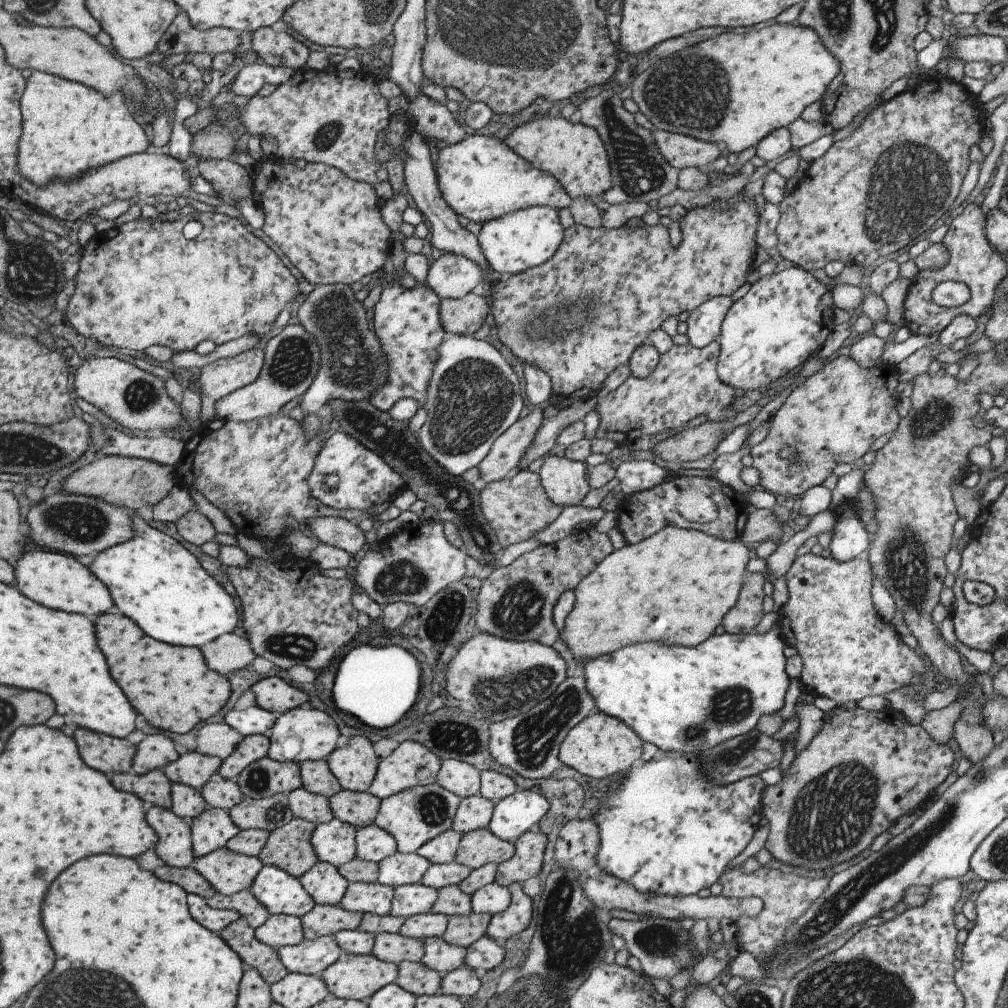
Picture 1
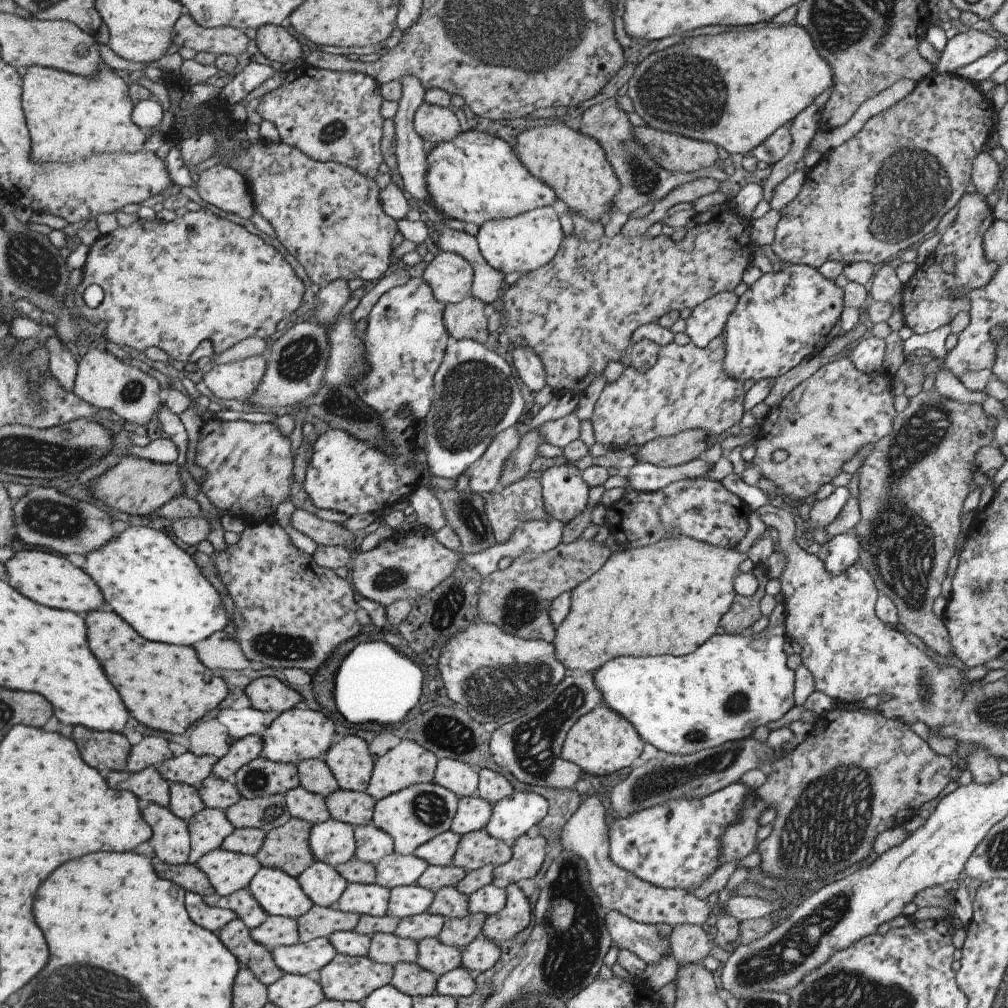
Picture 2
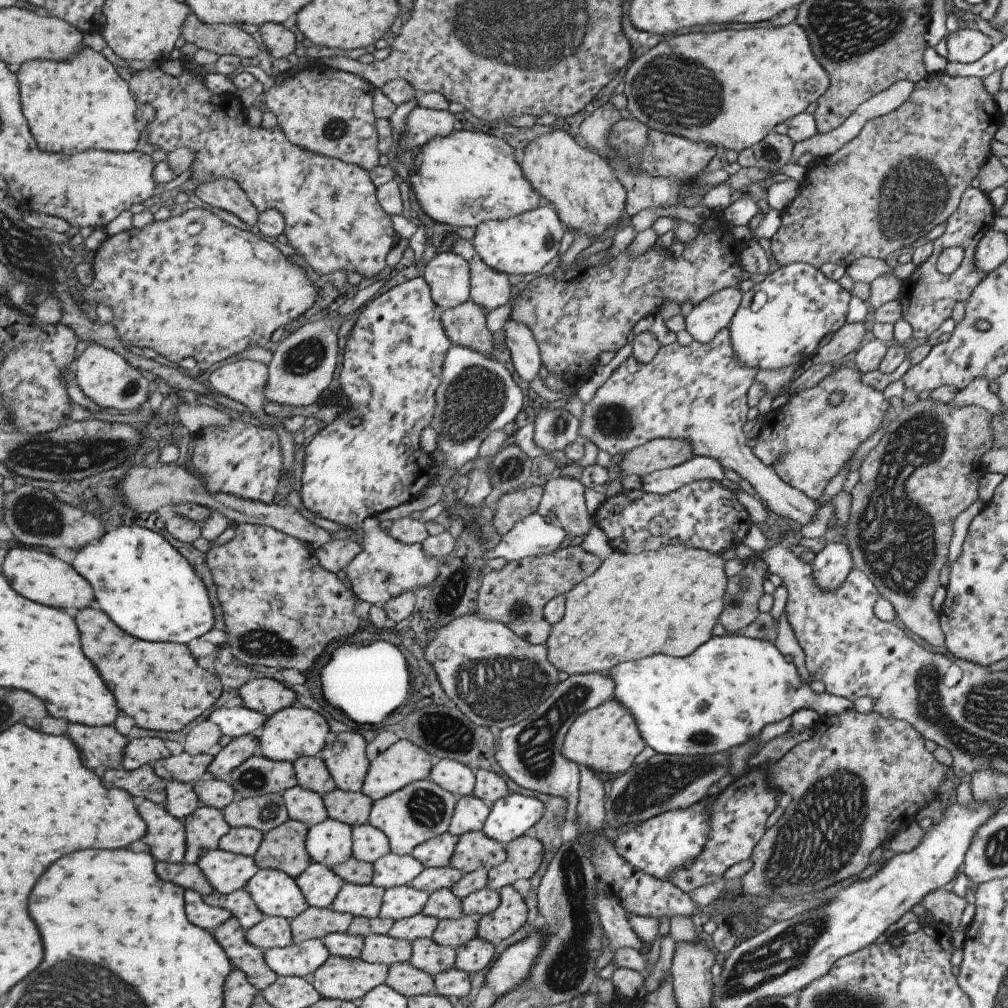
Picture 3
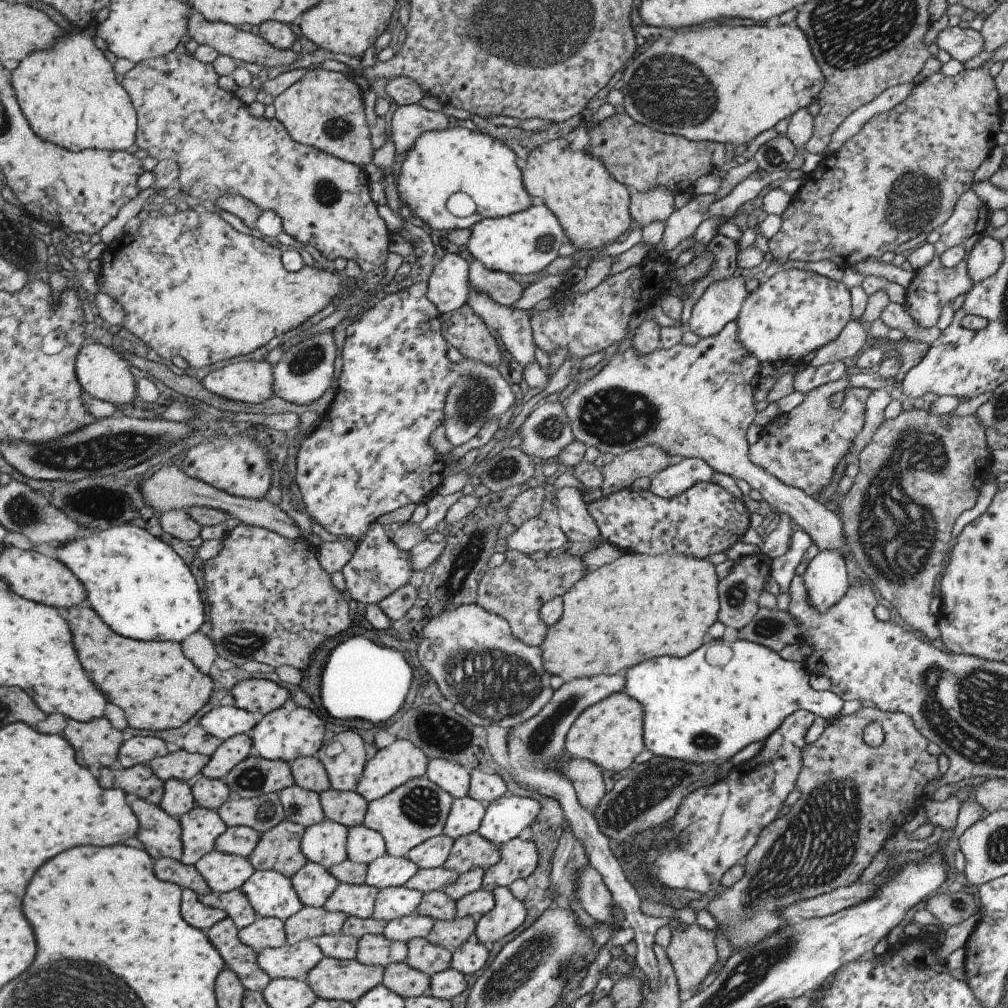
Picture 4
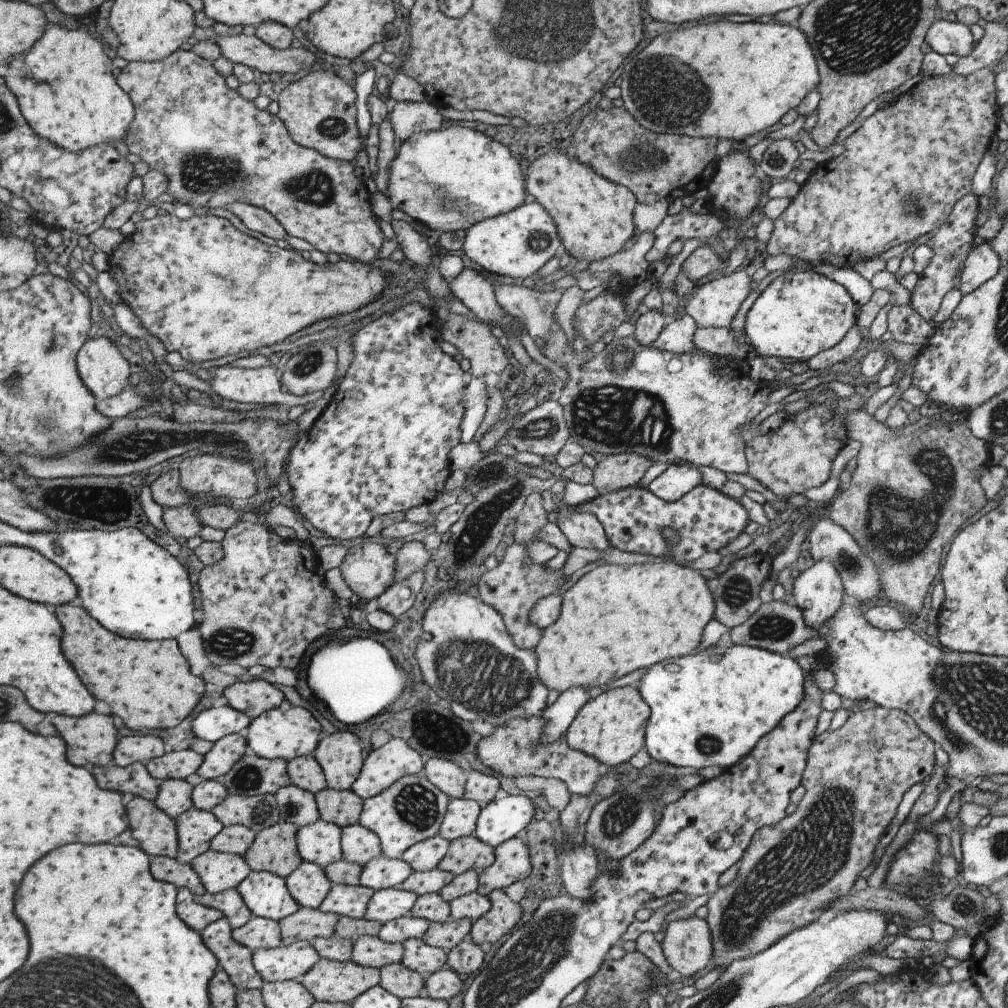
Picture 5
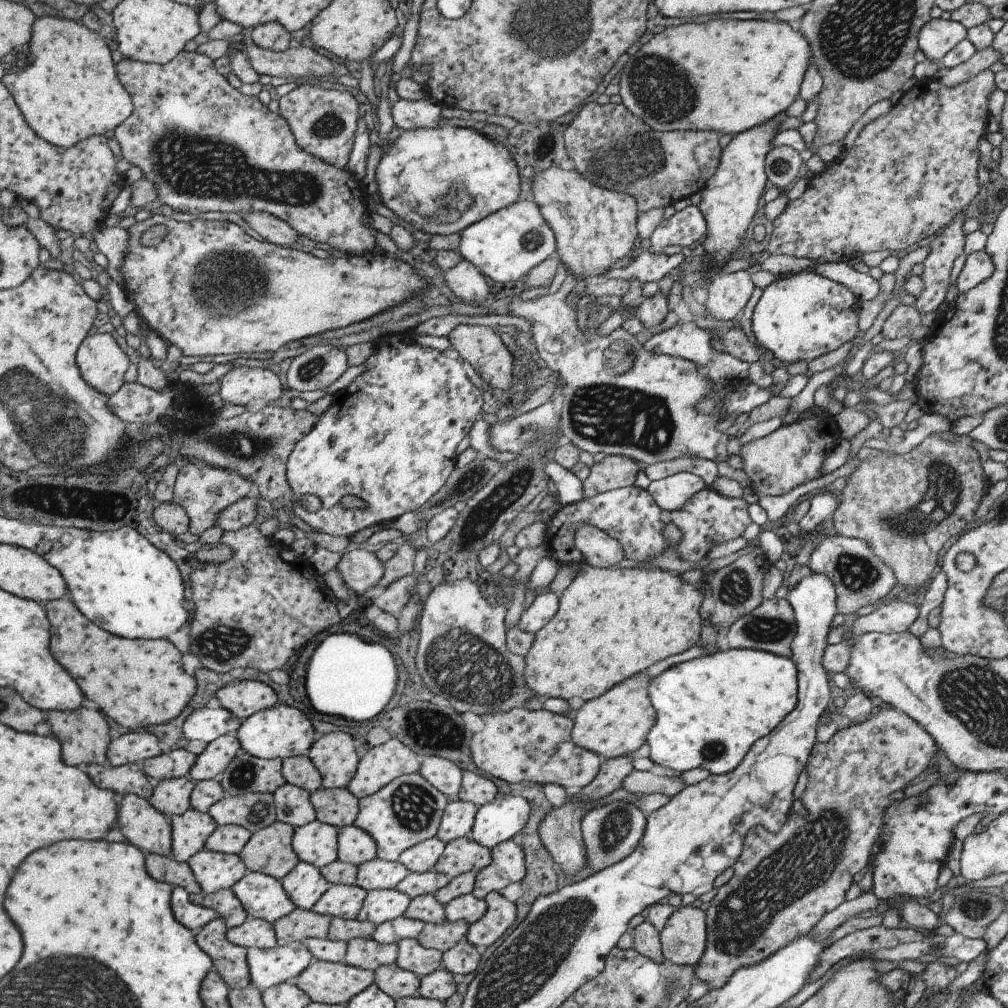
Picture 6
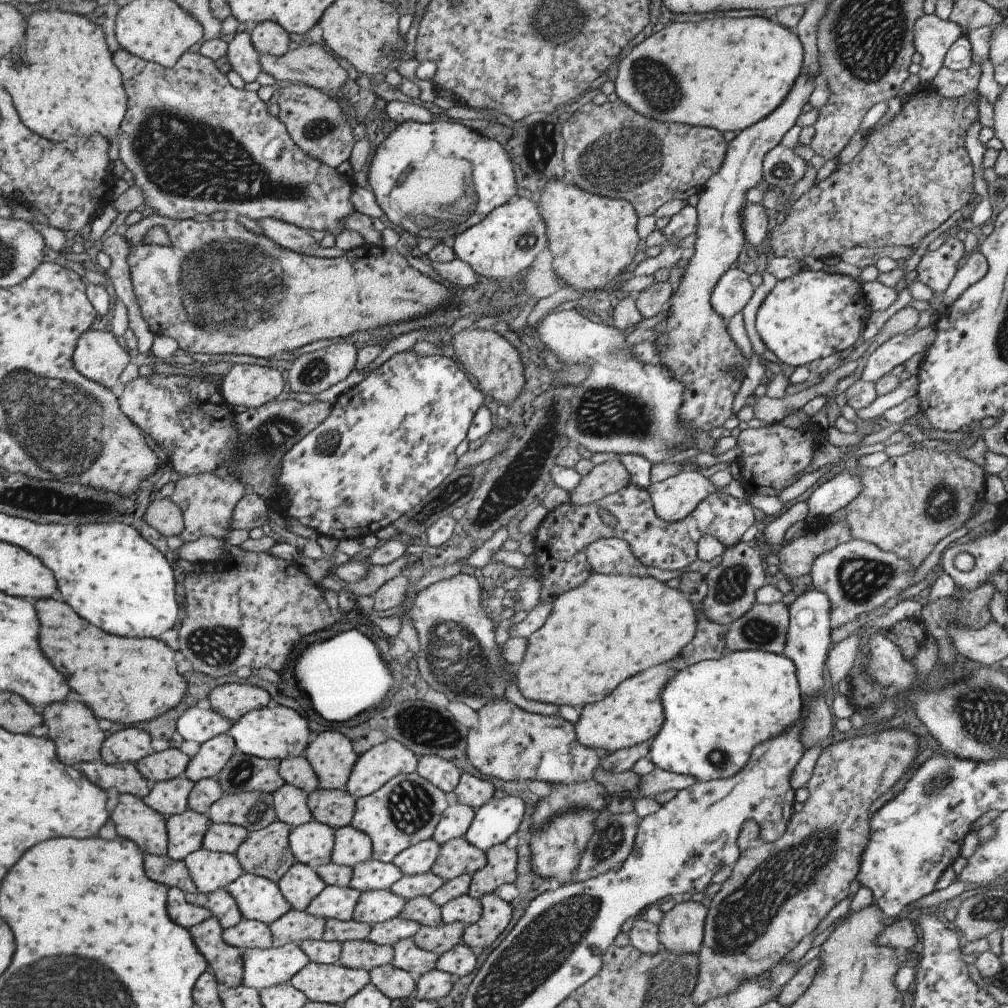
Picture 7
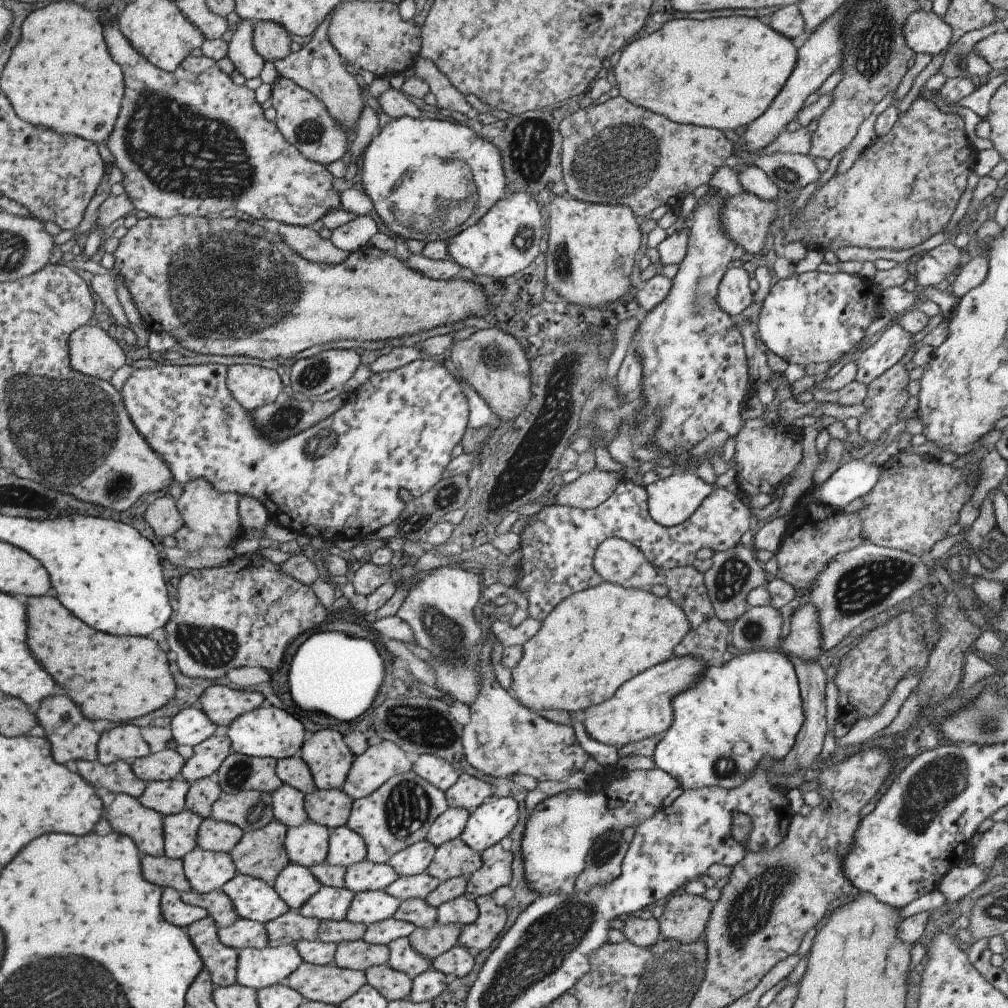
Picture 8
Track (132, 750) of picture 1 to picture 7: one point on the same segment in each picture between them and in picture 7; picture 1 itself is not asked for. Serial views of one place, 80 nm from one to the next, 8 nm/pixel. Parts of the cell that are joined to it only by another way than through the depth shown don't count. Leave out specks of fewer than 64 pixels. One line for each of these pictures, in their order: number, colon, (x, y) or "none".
2: (106, 750)
3: (100, 746)
4: (95, 742)
5: (93, 738)
6: (85, 735)
7: (72, 724)

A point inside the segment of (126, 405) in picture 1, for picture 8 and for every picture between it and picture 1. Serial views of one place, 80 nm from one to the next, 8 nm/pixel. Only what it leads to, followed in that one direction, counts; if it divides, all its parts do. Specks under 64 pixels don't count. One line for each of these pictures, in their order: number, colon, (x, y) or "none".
2: (103, 380)
3: (104, 376)
4: (103, 373)
5: (104, 369)
6: (103, 359)
7: (101, 357)
8: (95, 353)

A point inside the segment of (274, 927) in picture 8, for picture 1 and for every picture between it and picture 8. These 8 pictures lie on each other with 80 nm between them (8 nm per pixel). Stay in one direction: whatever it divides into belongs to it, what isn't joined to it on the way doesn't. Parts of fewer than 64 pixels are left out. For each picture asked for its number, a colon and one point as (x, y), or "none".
1: (323, 920)
2: (320, 921)
3: (315, 923)
4: (310, 922)
5: (306, 924)
6: (300, 925)
7: (297, 926)

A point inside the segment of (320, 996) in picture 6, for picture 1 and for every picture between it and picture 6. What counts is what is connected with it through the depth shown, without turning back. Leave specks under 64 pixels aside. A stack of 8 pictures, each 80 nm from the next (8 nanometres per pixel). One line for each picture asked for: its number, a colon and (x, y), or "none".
1: (359, 977)
2: (347, 978)
3: (341, 978)
4: (348, 980)
5: (333, 981)

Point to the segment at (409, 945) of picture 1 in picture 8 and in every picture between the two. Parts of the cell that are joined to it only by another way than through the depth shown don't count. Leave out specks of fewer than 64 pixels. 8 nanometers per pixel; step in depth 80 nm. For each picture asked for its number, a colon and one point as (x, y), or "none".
2: (387, 948)
3: (383, 949)
4: (373, 949)
5: (368, 951)
6: (364, 953)
7: (366, 955)
8: (361, 955)

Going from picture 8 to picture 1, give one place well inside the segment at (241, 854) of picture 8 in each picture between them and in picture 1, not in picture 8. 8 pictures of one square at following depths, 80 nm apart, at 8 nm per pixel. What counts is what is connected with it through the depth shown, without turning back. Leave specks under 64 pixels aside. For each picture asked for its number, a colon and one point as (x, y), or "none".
1: (290, 847)
2: (288, 848)
3: (284, 848)
4: (280, 849)
5: (275, 849)
6: (270, 850)
7: (267, 852)

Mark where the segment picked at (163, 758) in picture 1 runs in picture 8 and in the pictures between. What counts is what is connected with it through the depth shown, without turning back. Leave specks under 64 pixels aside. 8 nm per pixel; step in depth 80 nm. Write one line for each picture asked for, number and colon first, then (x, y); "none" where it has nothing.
2: (151, 750)
3: (141, 751)
4: (136, 750)
5: (130, 749)
6: (134, 747)
7: (132, 744)
8: (126, 742)

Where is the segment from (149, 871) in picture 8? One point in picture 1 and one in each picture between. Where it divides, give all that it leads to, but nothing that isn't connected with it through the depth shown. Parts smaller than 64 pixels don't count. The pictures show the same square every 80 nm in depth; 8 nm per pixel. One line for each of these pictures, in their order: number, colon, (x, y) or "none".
1: (189, 878)
2: (191, 877)
3: (190, 876)
4: (171, 870)
5: (169, 869)
6: (169, 870)
7: (173, 873)

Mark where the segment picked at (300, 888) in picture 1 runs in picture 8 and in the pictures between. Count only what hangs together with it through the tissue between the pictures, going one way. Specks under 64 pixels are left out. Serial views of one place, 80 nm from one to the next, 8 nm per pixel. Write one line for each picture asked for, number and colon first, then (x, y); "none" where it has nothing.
2: (279, 893)
3: (277, 894)
4: (272, 894)
5: (266, 894)
6: (263, 896)
7: (261, 899)
8: (257, 900)

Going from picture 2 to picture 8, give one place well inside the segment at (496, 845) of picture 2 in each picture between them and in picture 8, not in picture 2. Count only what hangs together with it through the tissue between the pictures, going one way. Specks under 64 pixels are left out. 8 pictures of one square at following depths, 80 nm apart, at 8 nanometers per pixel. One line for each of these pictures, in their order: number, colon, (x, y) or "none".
3: (475, 849)
4: (473, 851)
5: (467, 853)
6: (464, 854)
7: (459, 856)
8: (455, 859)

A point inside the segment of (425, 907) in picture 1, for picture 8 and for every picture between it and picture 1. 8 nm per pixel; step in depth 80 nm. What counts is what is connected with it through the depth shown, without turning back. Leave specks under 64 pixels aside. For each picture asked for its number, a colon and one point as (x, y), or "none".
2: (406, 901)
3: (405, 901)
4: (393, 902)
5: (387, 905)
6: (381, 905)
7: (378, 906)
8: (369, 907)

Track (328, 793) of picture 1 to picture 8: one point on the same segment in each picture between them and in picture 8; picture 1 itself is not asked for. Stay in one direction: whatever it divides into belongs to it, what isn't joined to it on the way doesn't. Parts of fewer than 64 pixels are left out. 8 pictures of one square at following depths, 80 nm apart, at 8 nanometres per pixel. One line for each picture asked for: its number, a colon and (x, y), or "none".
2: (316, 775)
3: (312, 772)
4: (309, 772)
5: (307, 772)
6: (301, 771)
7: (298, 771)
8: (294, 771)

